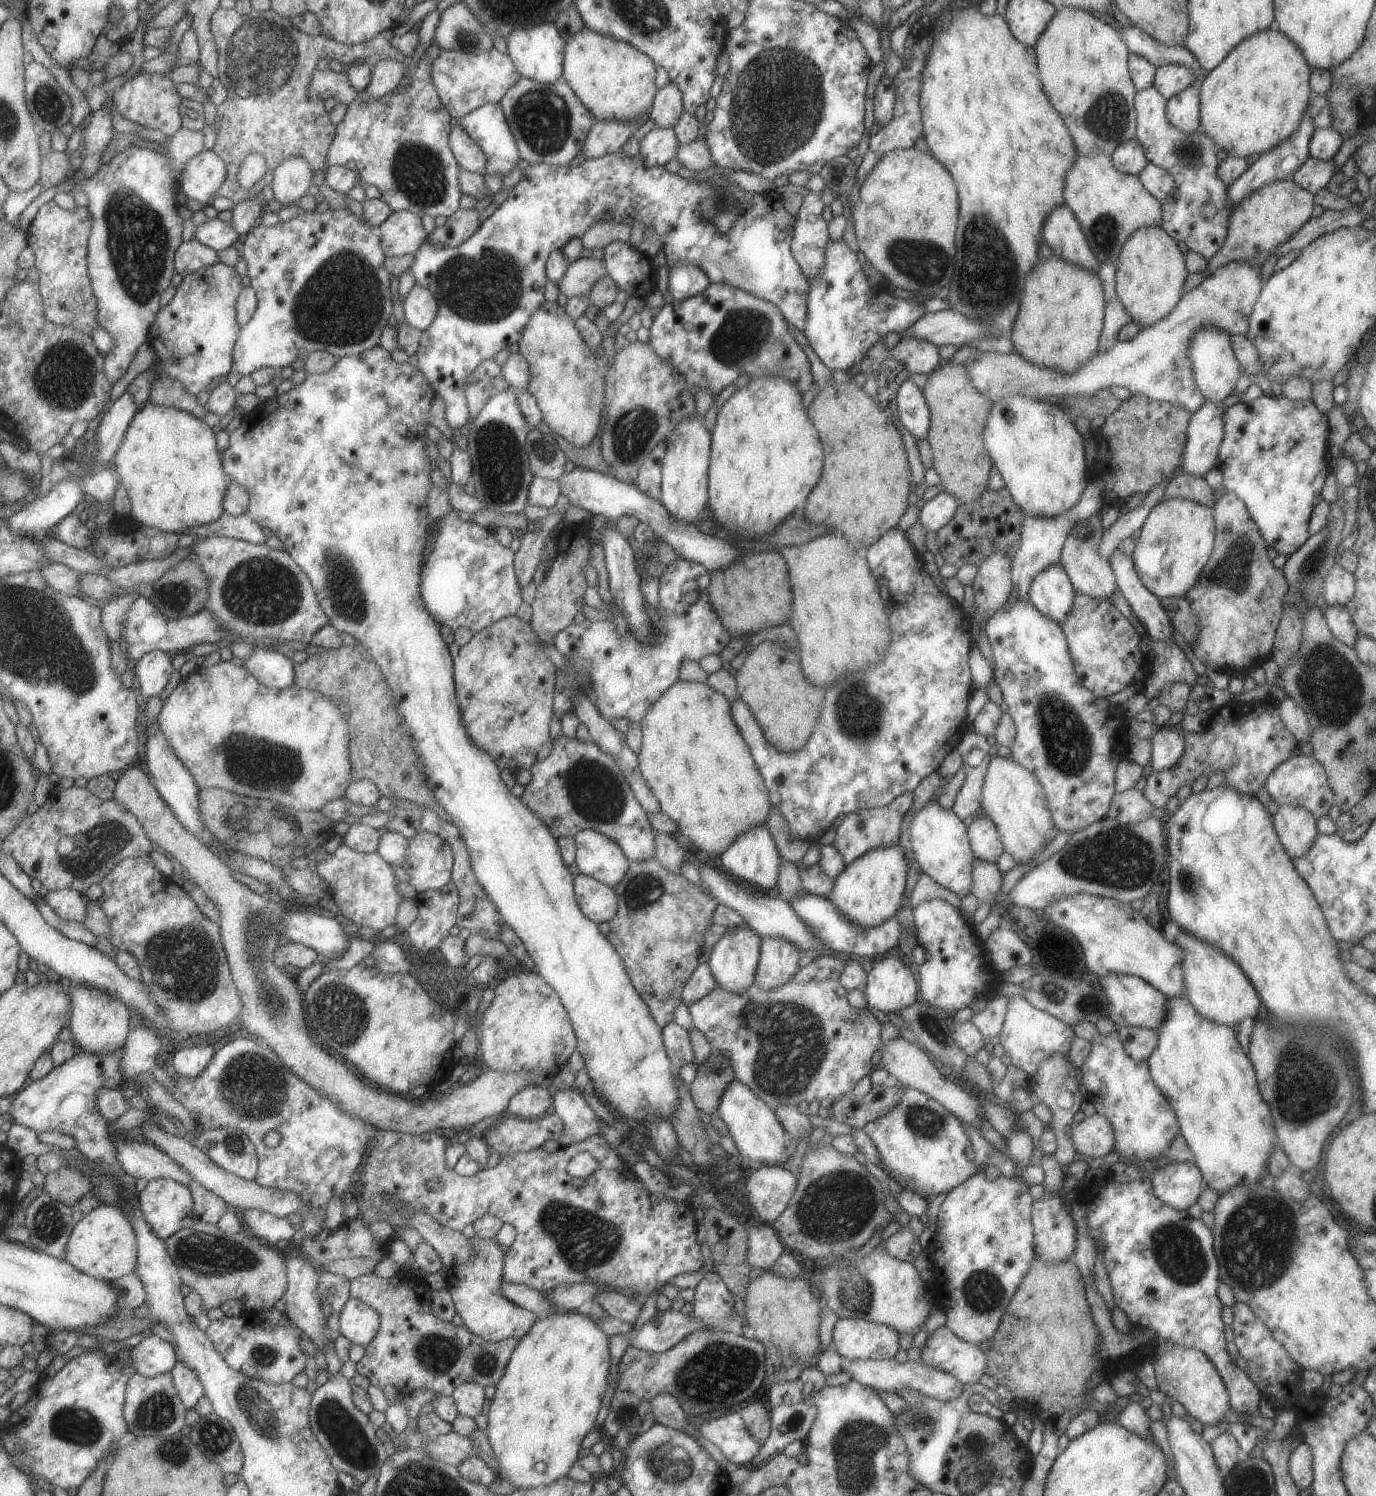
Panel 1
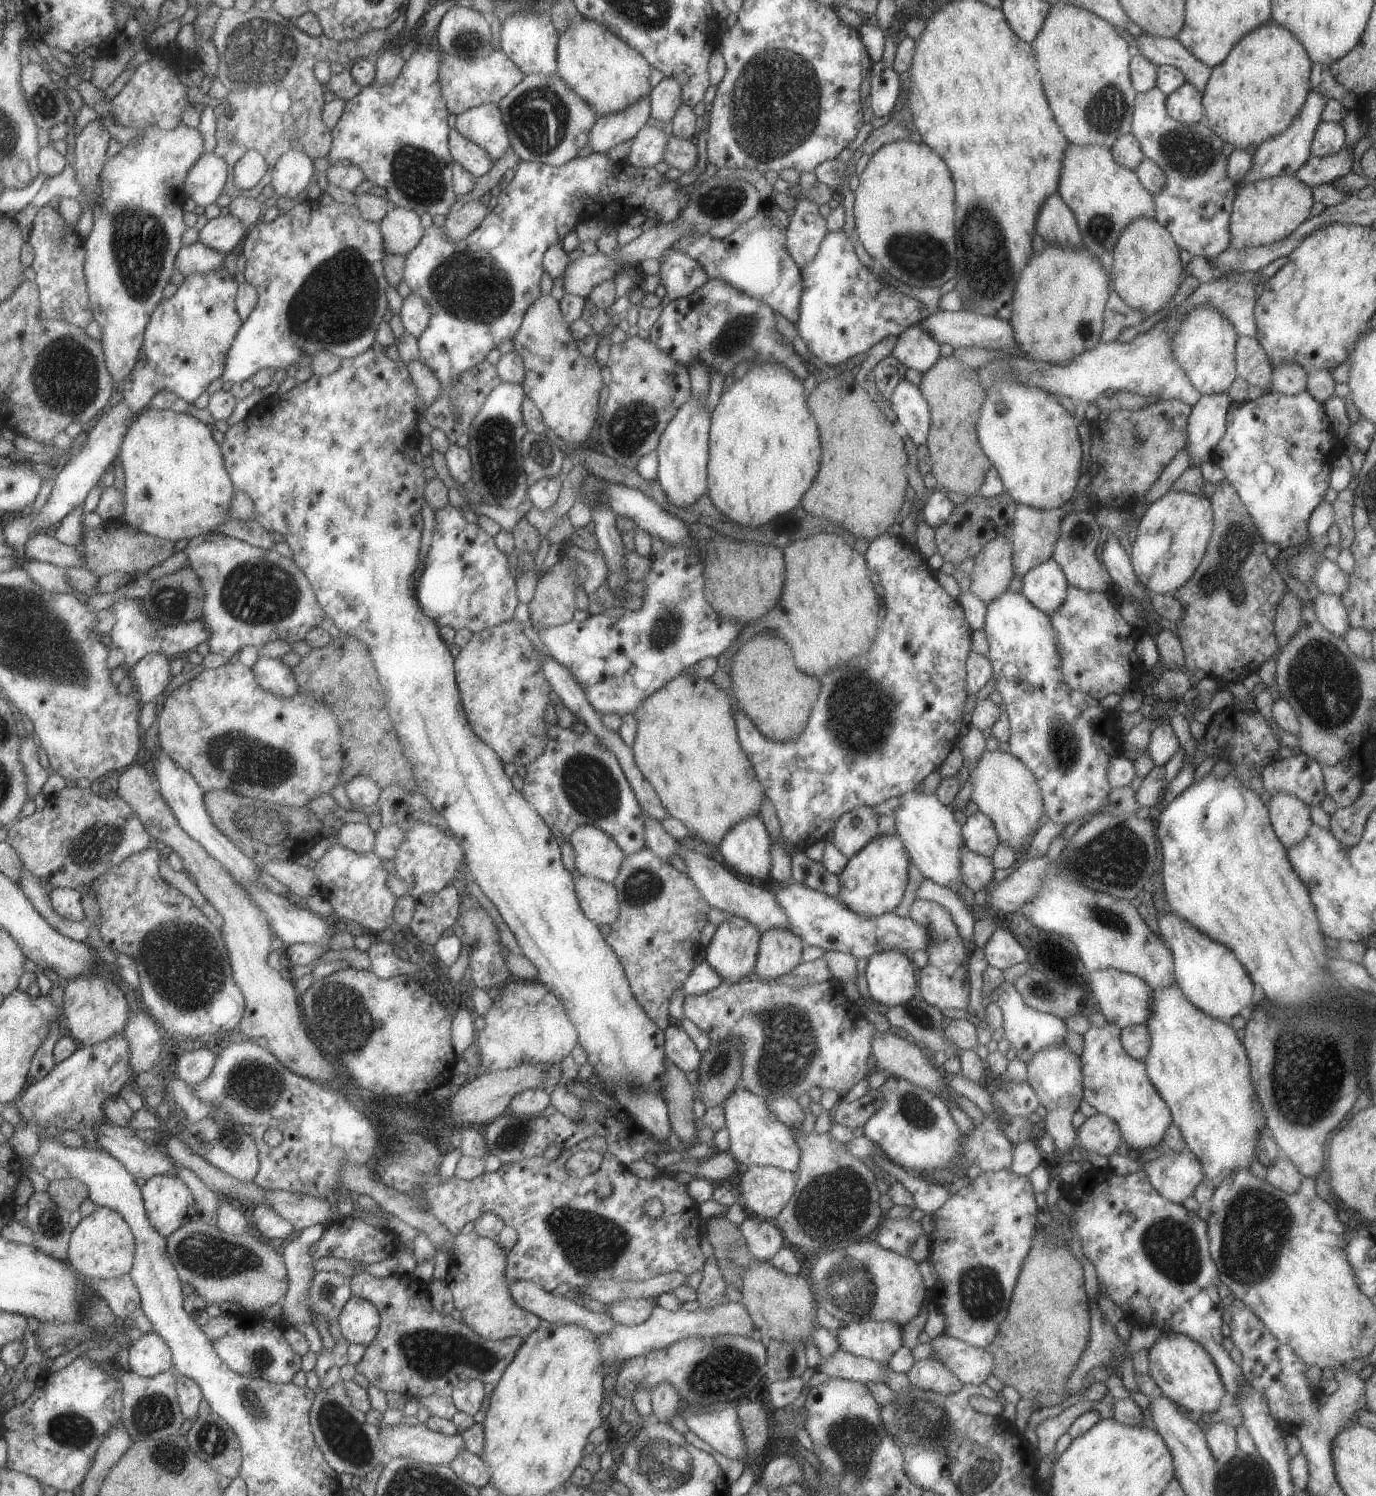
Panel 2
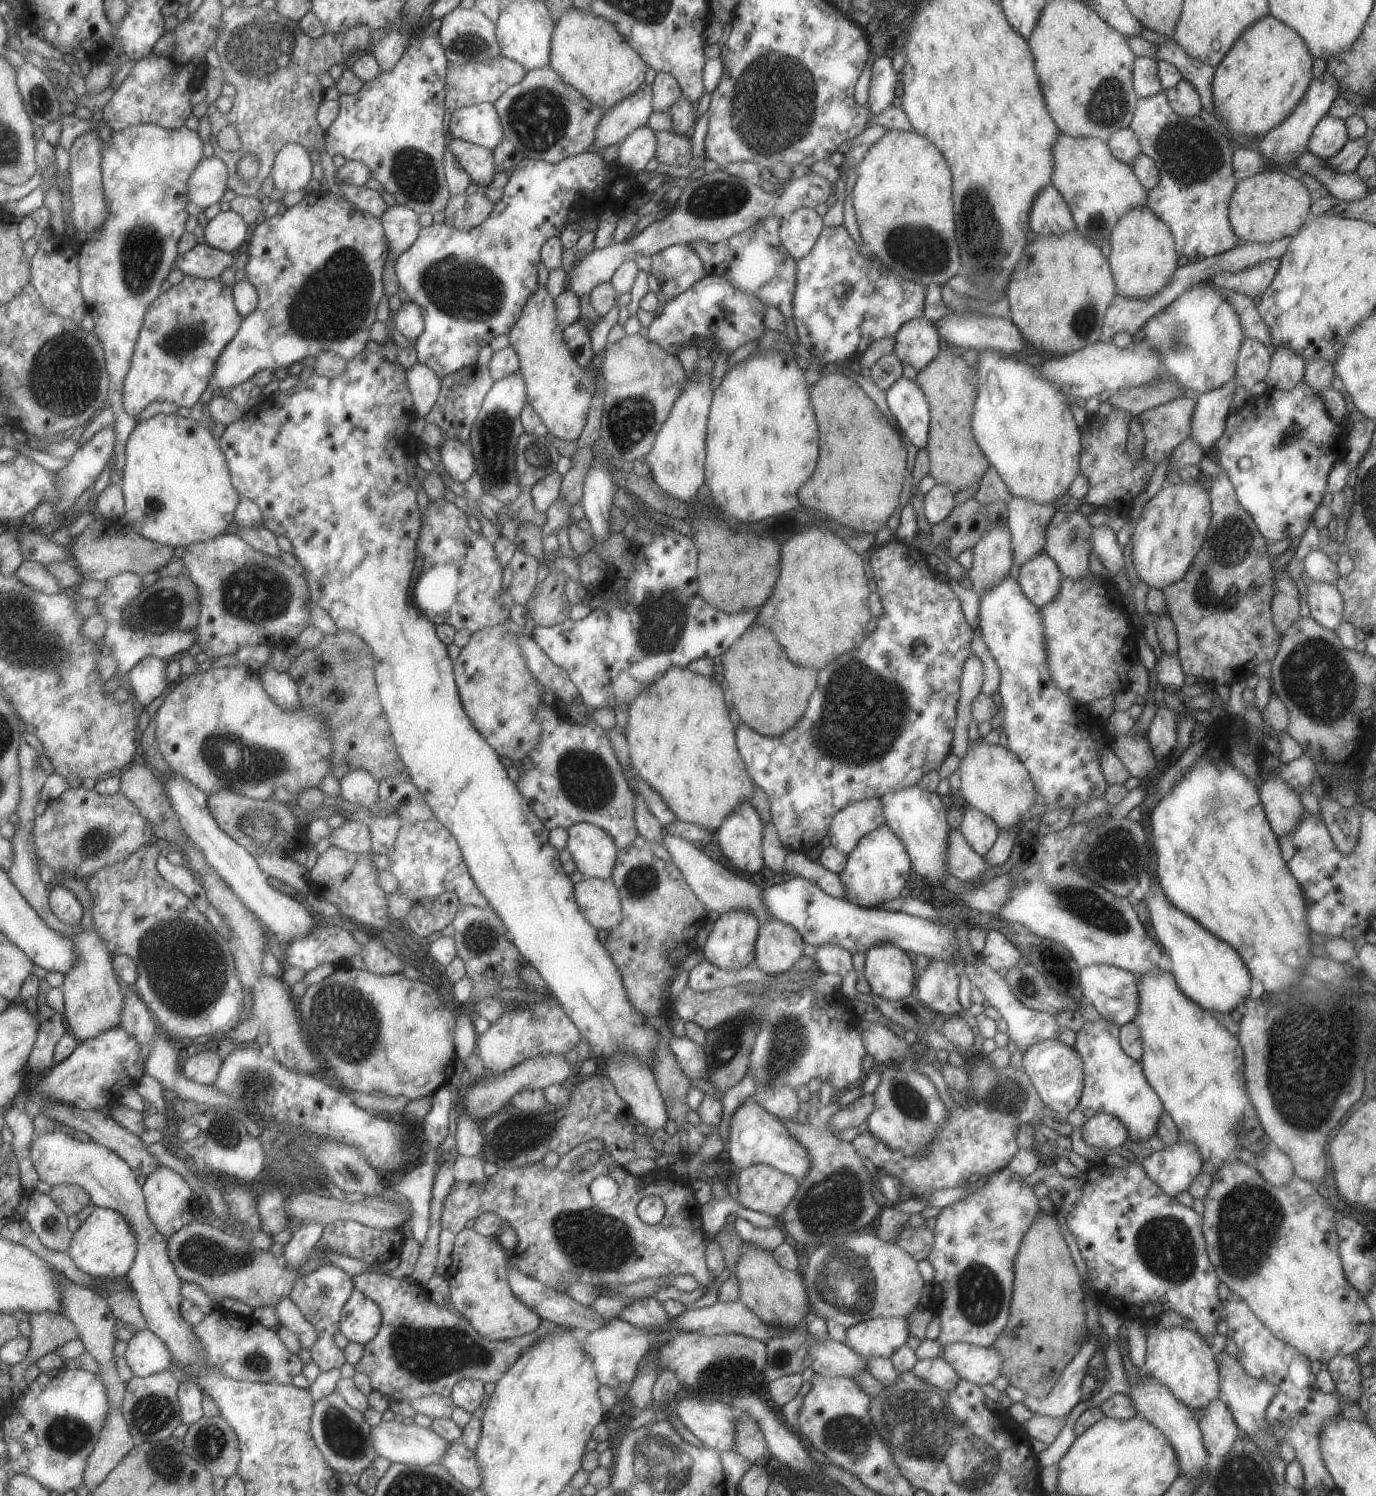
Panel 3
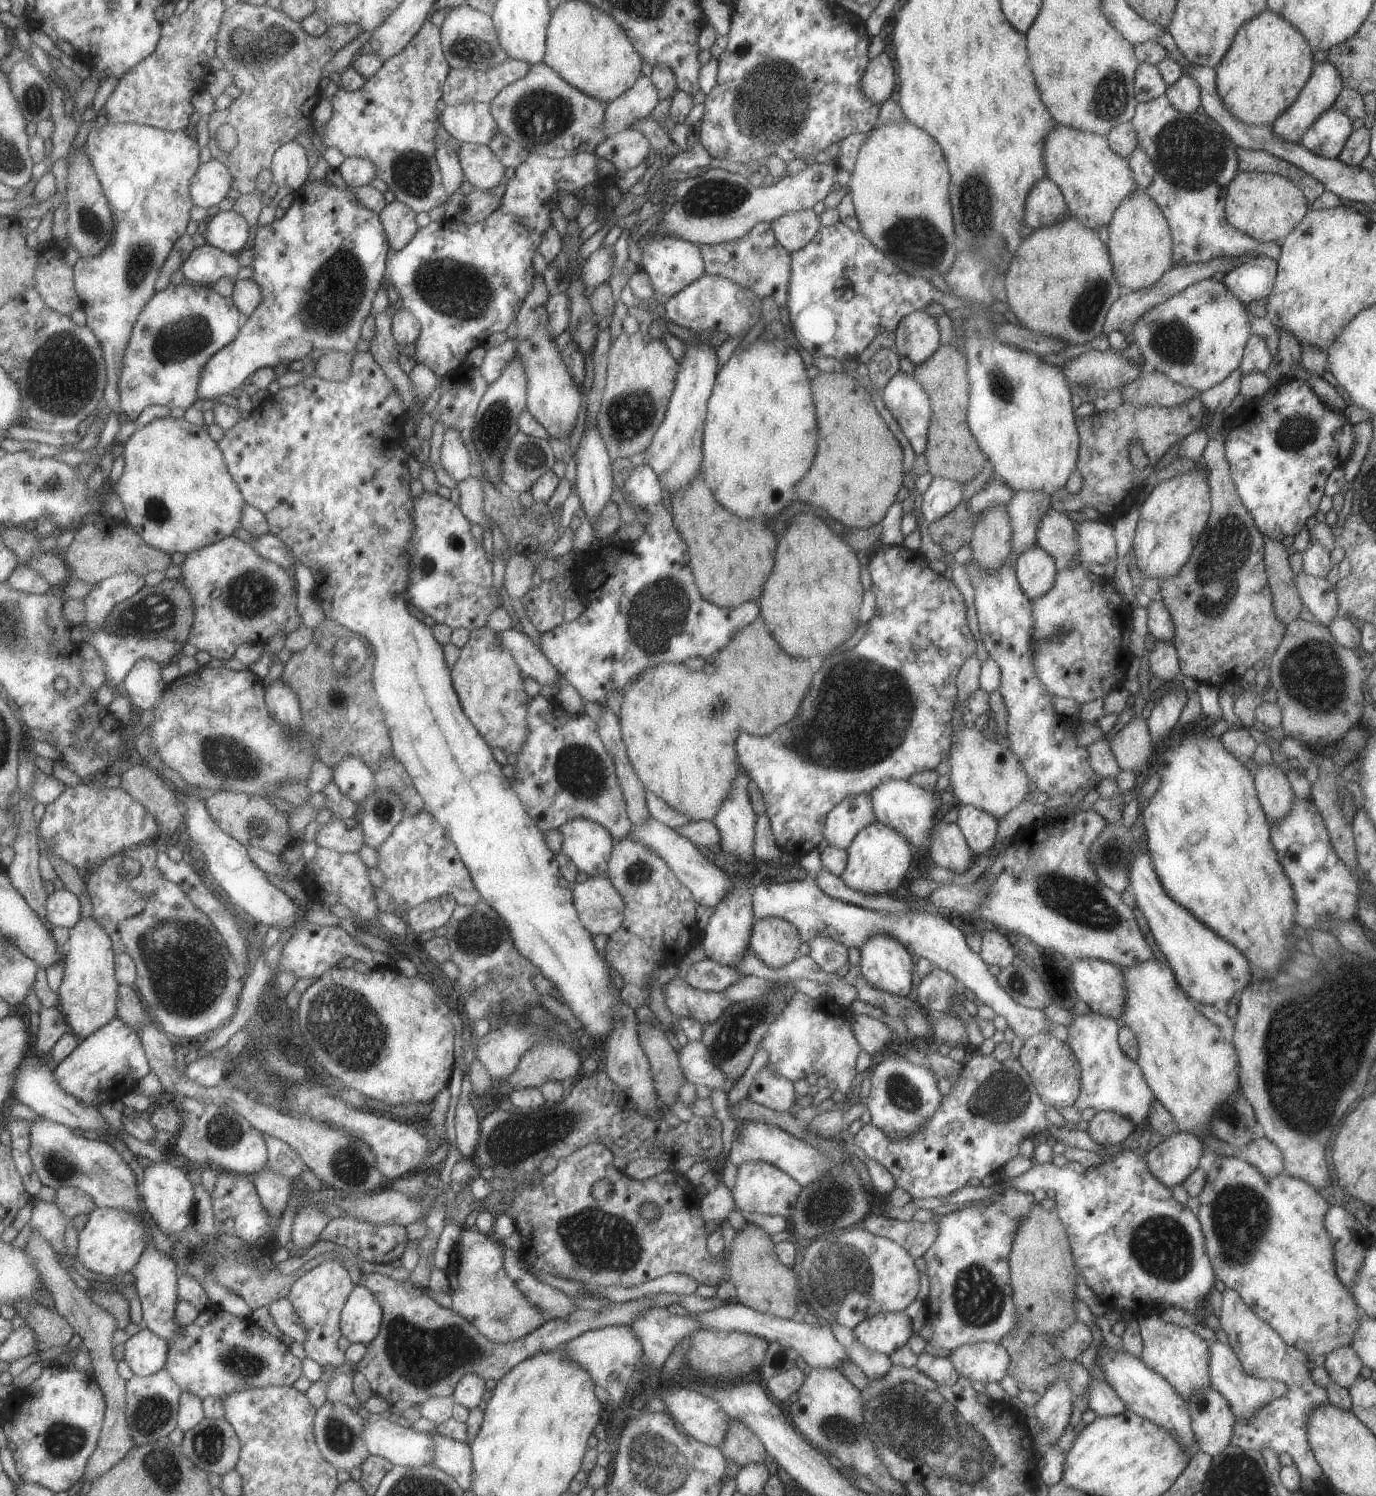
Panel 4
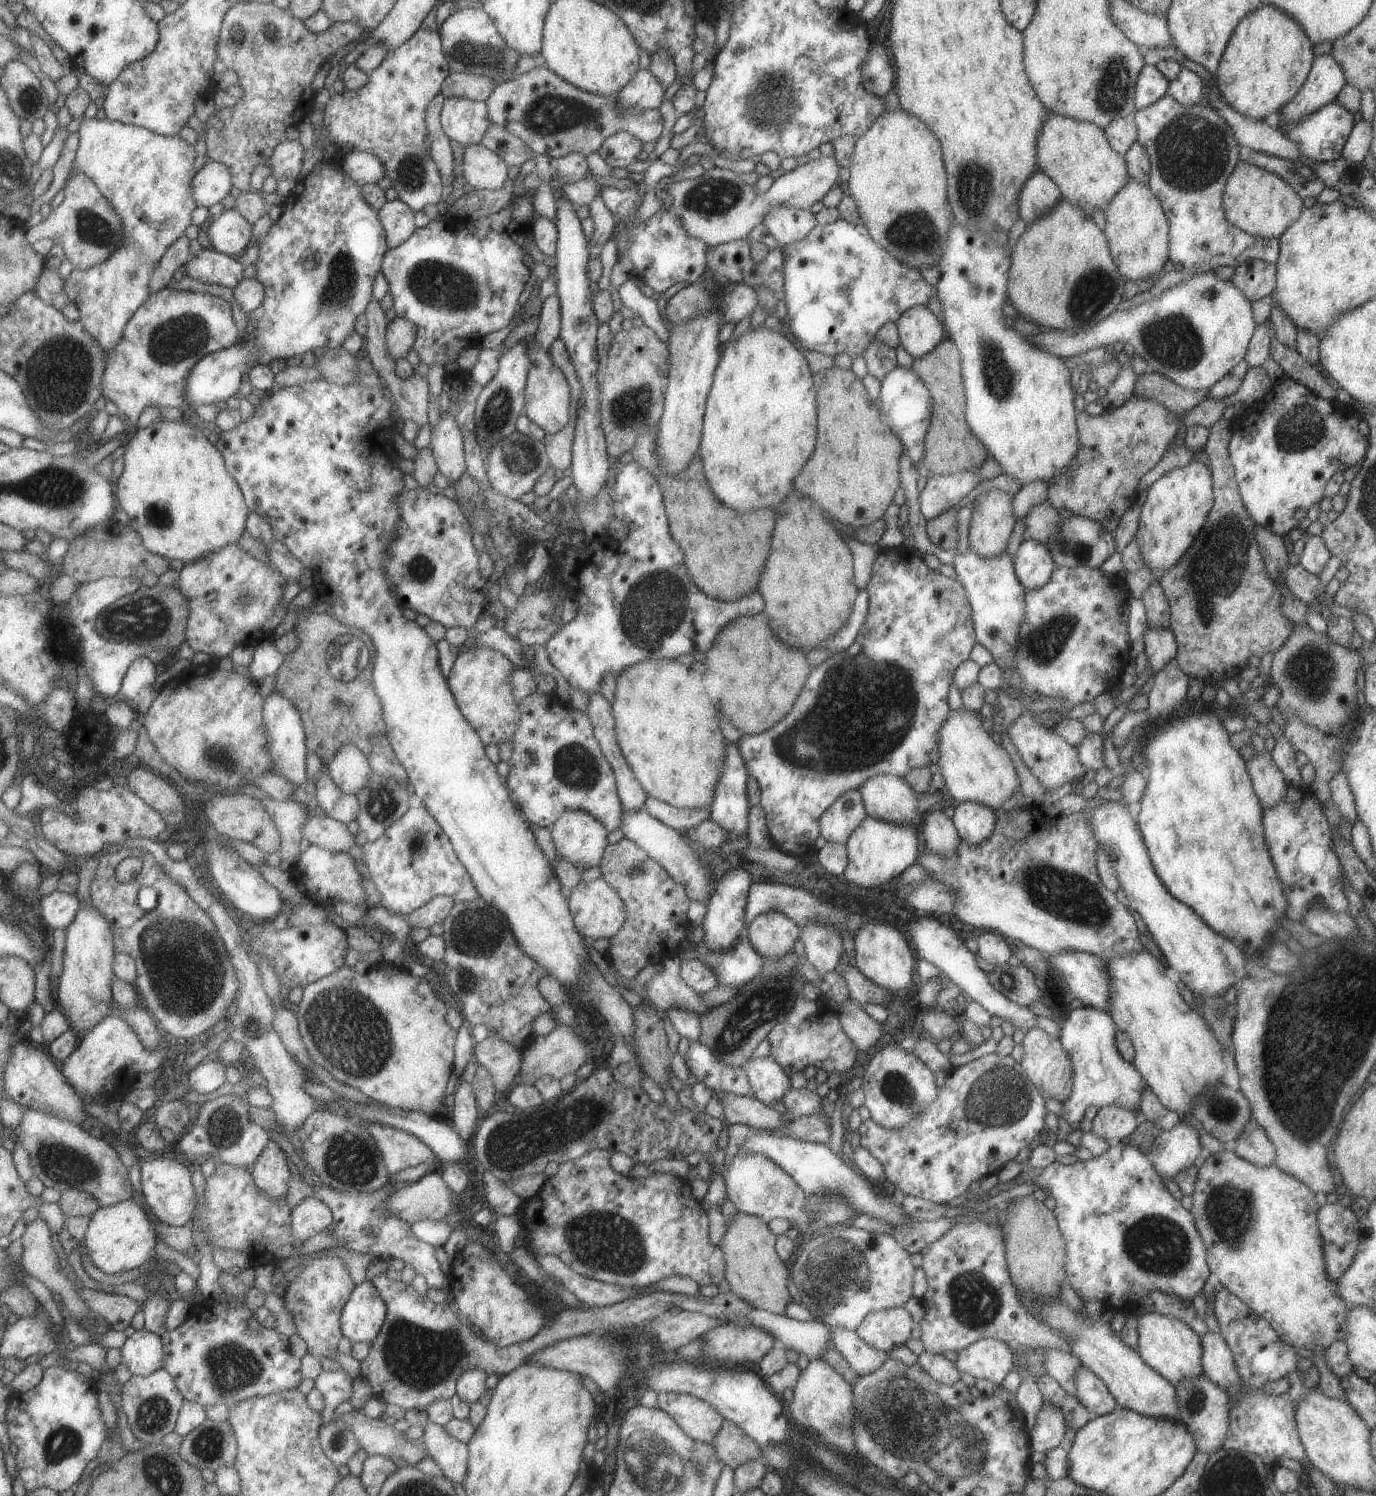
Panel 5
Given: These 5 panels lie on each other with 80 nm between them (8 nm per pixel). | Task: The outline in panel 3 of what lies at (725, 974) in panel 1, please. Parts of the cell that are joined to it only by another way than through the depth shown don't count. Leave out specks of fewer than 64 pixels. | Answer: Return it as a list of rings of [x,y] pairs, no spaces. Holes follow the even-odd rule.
[[[727,911],[714,923],[704,945],[698,949],[713,966],[726,971],[753,965],[758,920],[746,911]]]

